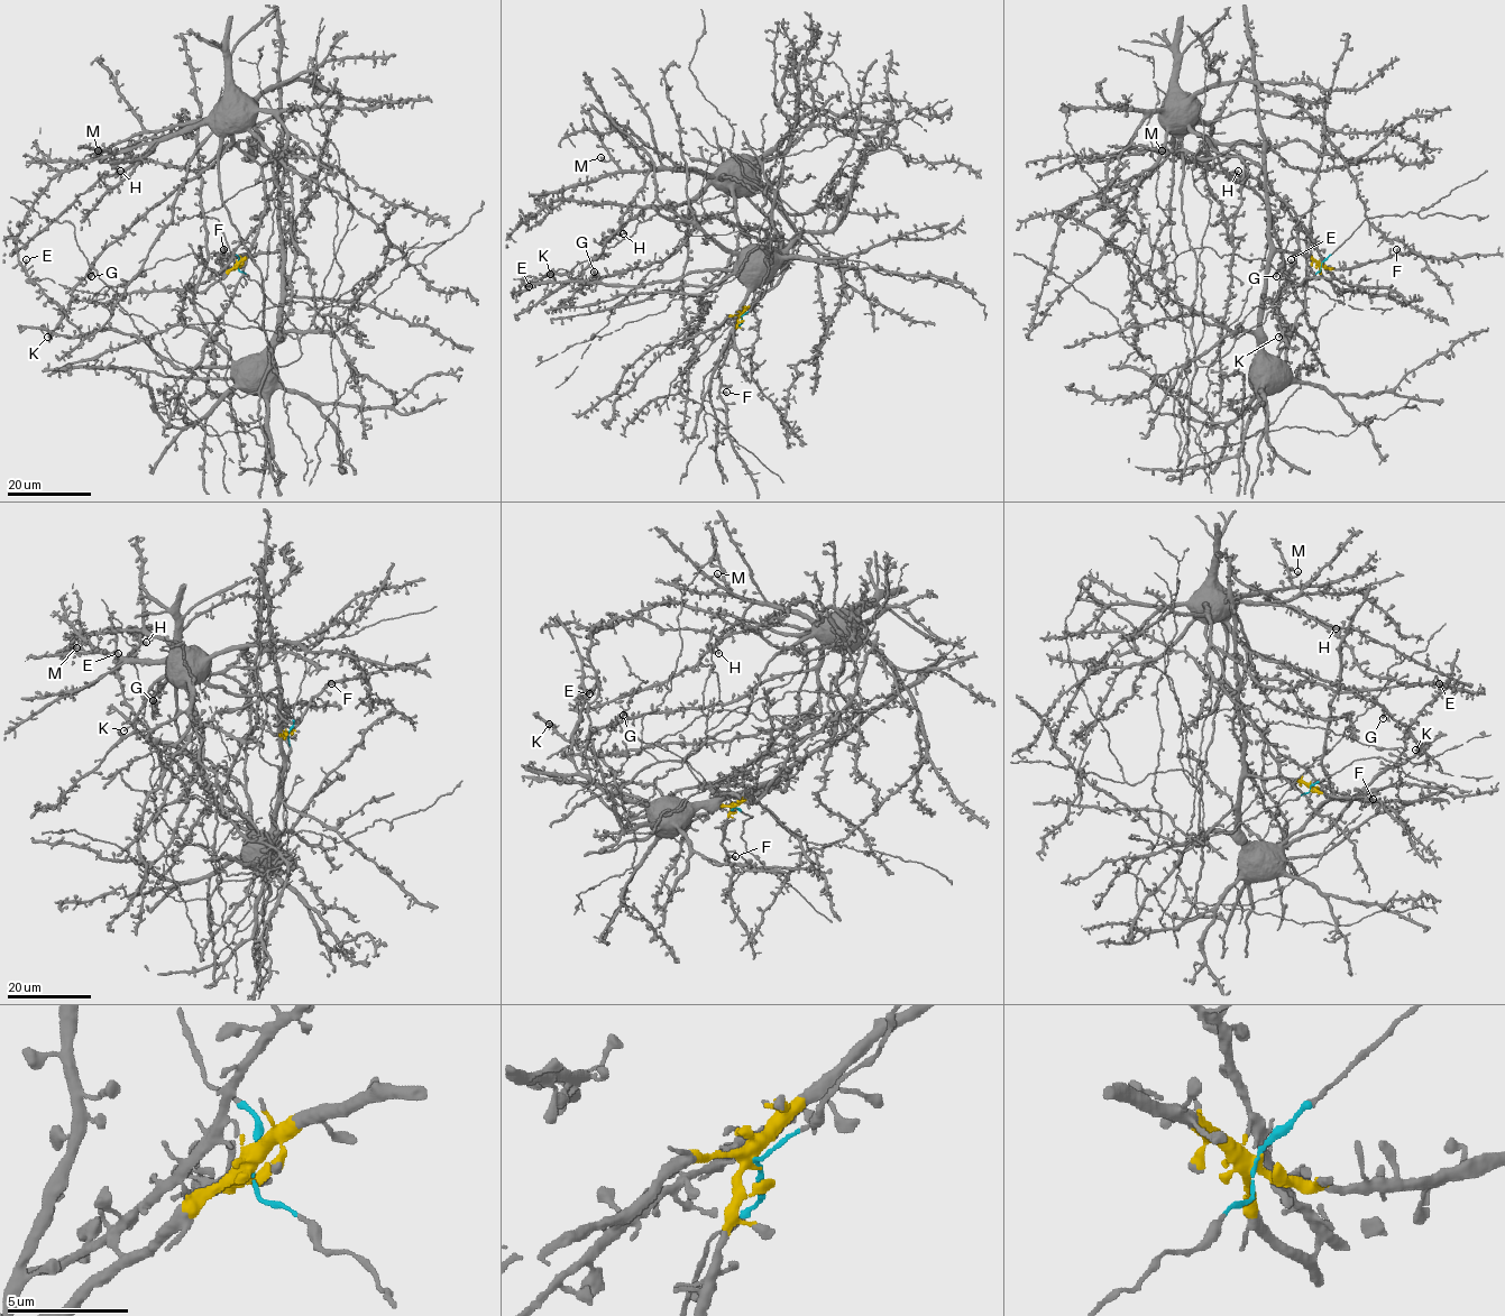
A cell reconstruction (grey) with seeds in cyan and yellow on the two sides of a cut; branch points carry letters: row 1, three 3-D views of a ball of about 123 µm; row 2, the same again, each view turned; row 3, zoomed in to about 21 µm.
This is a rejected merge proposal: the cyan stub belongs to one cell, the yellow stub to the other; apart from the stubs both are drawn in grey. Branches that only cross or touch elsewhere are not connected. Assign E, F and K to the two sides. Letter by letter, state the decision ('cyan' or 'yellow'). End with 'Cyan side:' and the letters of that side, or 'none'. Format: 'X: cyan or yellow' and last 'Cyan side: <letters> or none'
E: yellow
F: yellow
K: yellow
Cyan side: none

